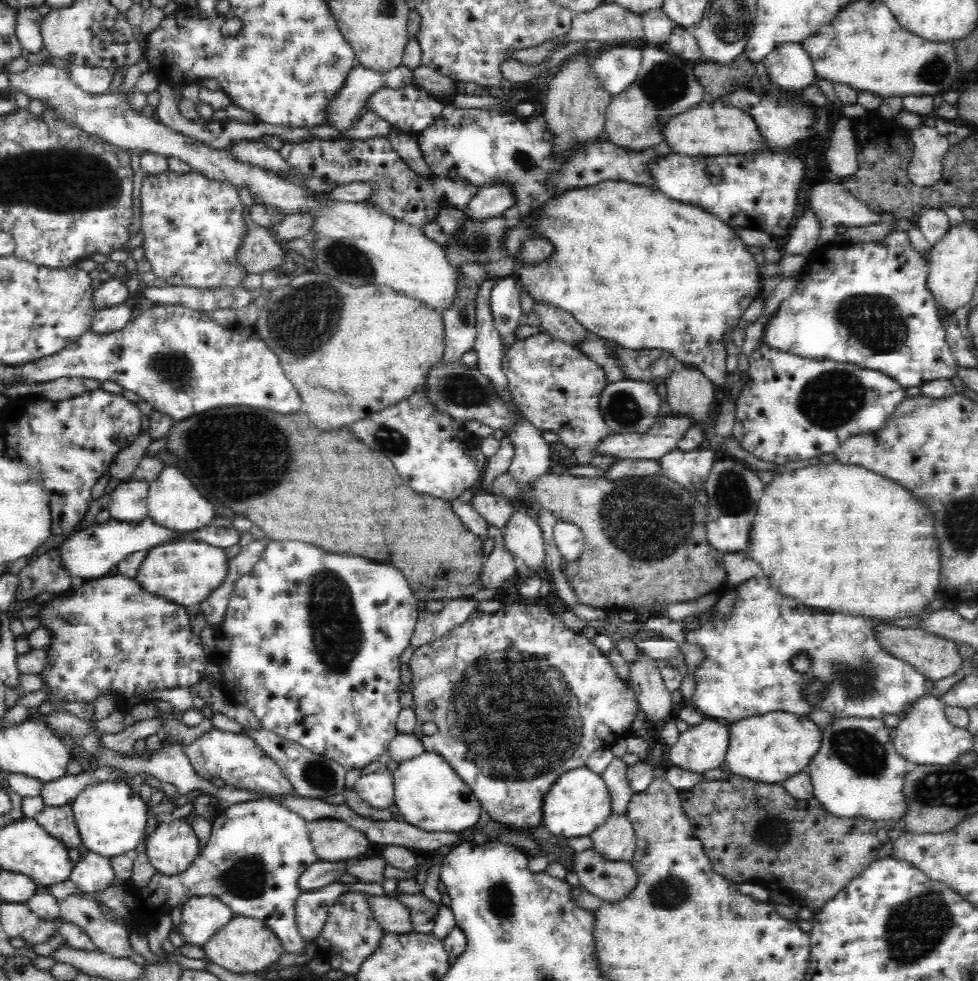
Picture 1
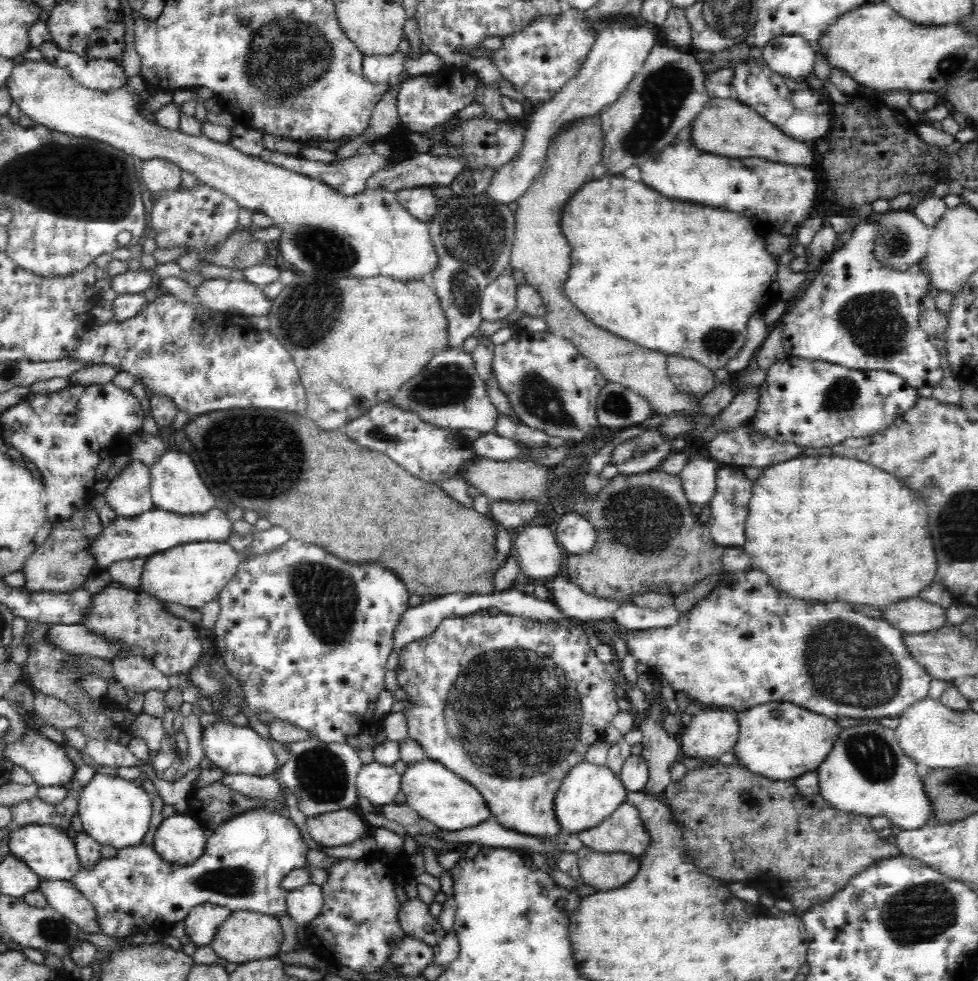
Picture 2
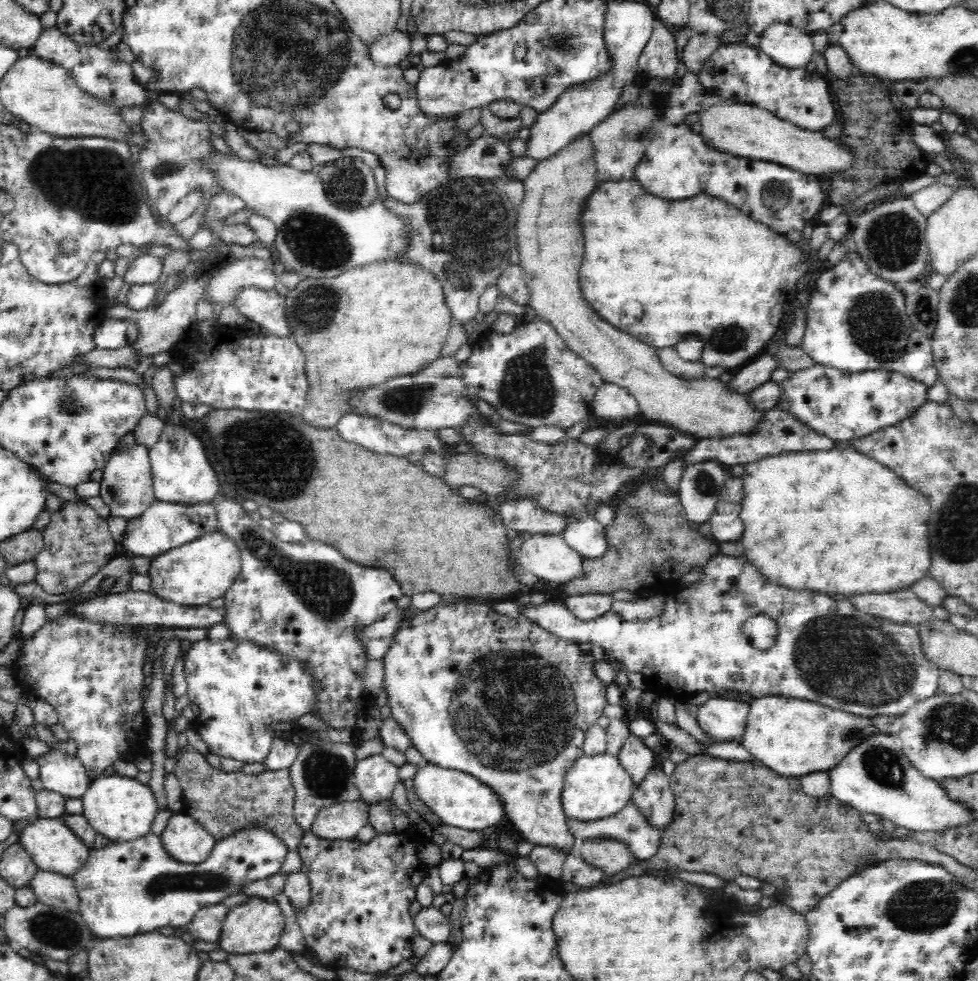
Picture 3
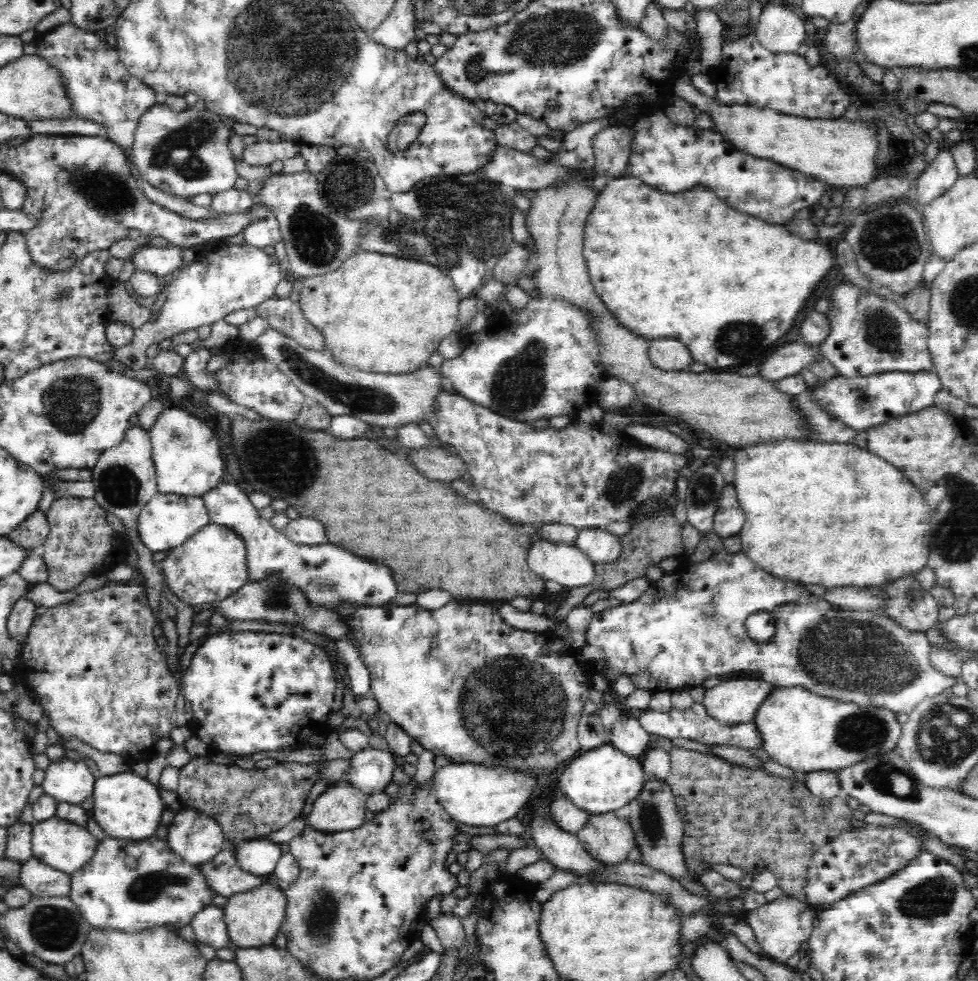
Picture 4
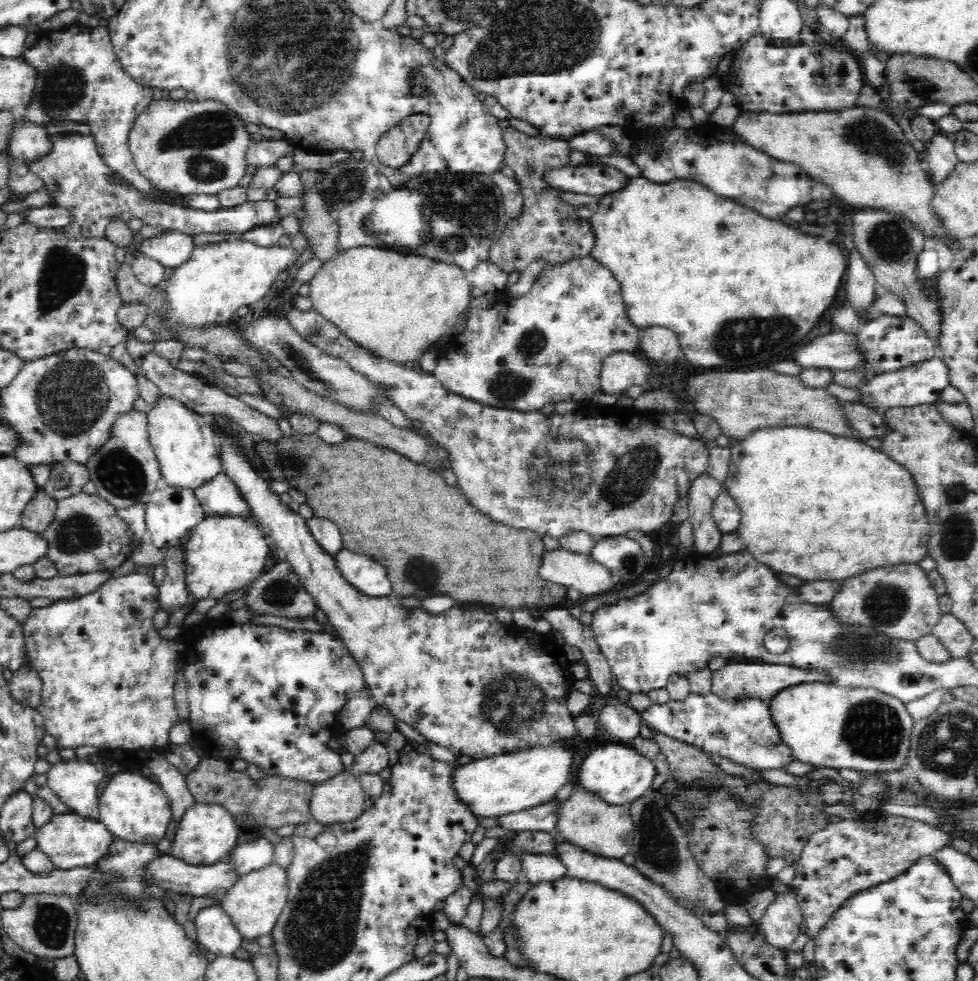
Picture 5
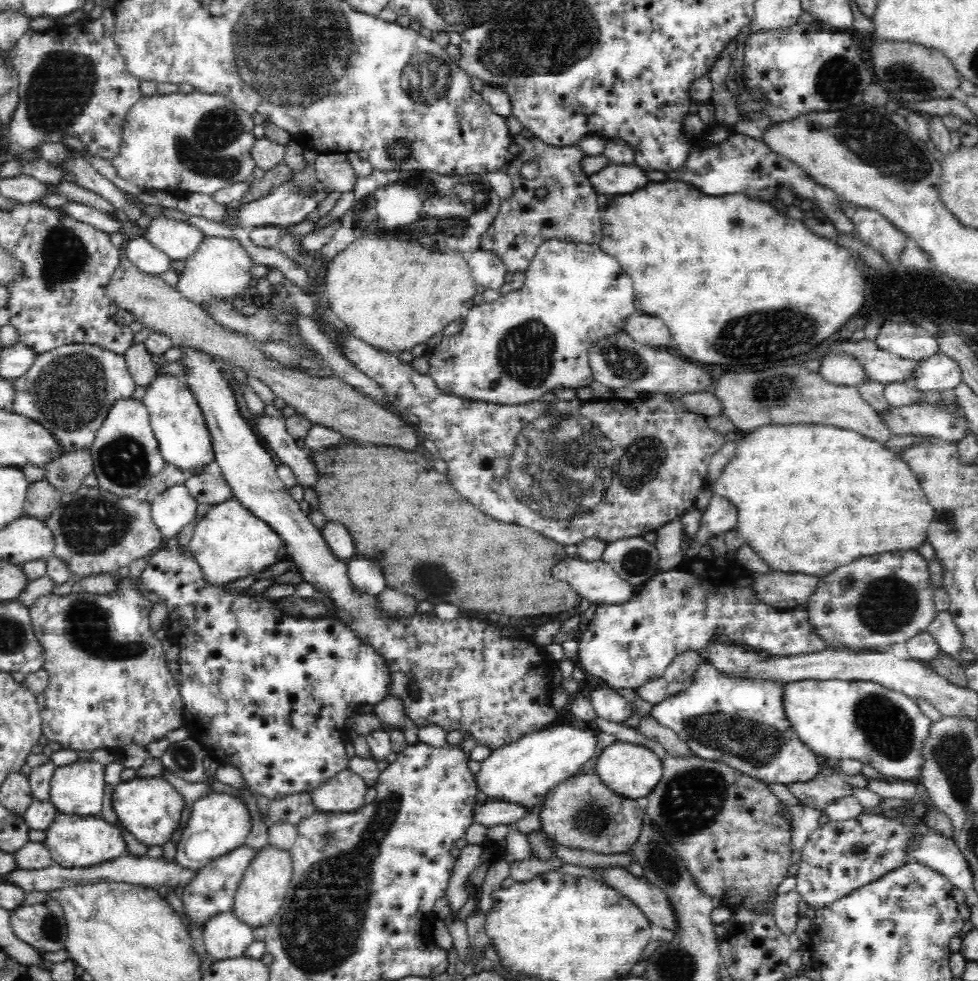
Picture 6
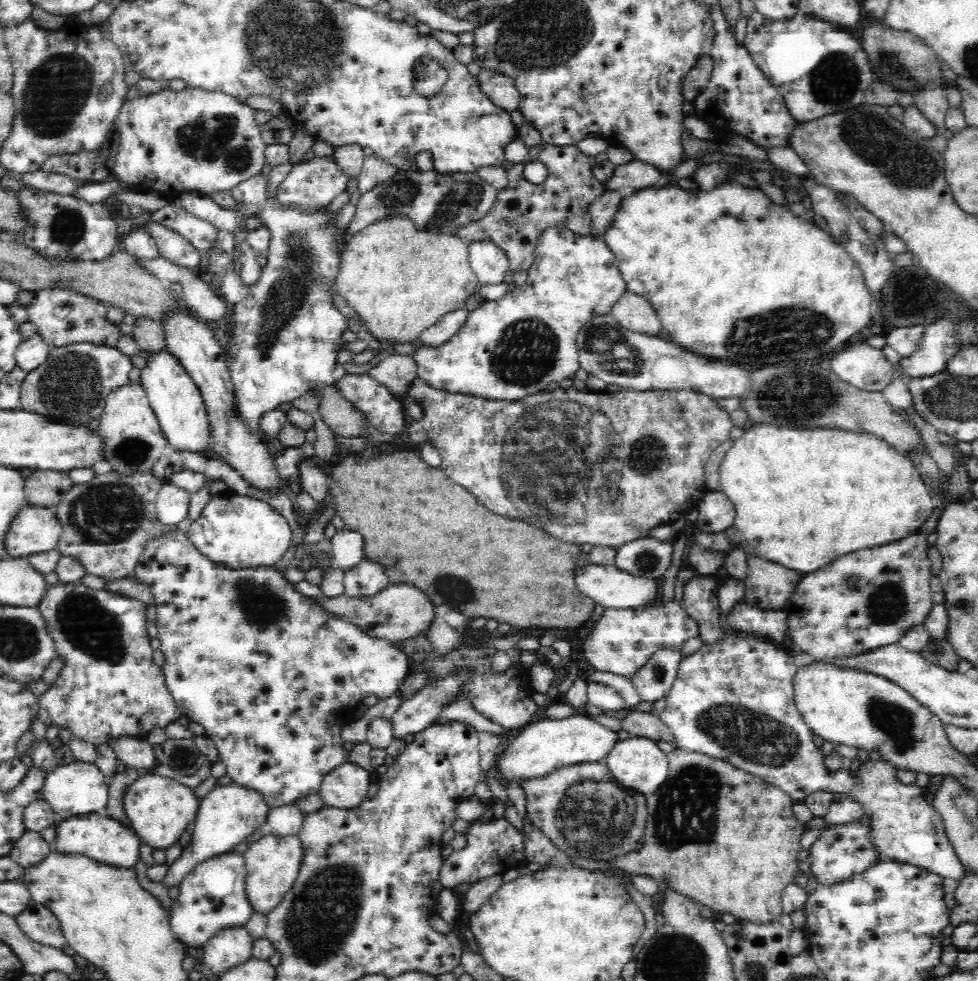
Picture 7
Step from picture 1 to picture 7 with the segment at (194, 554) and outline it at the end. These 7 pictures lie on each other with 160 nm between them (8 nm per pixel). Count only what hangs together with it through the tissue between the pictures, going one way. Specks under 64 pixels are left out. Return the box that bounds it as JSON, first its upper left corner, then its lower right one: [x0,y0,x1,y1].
[186,491,291,569]

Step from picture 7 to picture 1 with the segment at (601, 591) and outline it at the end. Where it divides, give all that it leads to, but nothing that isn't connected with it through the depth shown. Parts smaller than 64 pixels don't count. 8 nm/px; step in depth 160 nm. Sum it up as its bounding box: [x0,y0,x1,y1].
[502,510,544,570]

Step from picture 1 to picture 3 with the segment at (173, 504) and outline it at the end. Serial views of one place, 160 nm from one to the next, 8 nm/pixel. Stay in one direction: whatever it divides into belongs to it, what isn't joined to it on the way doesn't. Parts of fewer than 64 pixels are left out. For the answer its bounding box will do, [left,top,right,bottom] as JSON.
[149,424,218,505]

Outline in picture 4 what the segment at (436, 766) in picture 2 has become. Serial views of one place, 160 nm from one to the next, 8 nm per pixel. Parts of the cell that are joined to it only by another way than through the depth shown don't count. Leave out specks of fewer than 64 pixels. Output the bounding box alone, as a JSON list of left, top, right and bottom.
[432,764,536,826]

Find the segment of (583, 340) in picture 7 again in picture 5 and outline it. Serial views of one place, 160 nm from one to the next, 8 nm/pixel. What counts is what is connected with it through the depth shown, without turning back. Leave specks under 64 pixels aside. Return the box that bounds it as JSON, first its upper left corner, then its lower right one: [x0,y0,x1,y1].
[600,351,652,395]

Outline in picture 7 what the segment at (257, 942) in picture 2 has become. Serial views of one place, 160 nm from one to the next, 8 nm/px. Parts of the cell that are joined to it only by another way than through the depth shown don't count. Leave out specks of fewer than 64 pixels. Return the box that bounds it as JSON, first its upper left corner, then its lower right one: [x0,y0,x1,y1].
[243,831,302,915]

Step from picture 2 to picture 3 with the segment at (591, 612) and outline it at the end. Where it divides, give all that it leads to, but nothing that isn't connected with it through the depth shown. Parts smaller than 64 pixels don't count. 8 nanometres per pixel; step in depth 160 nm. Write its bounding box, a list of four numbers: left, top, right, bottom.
[563,594,612,622]

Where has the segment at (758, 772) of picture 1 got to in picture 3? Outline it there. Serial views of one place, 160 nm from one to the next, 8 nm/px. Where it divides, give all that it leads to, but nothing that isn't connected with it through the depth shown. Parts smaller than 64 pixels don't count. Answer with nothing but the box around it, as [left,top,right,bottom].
[740,696,874,777]

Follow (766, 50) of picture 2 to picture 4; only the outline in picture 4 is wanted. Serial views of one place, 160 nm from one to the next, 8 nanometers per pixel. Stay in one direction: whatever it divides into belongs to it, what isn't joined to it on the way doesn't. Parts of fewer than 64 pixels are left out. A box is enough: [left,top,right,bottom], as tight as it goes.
[755,3,806,53]

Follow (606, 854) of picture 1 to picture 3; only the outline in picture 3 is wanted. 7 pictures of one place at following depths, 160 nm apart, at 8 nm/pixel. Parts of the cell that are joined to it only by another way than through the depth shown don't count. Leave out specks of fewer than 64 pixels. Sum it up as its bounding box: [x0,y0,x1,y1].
[567,801,662,861]

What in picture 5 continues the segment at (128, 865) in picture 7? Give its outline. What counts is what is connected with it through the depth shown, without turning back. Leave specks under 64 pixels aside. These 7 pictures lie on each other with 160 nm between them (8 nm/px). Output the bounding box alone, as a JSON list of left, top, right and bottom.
[34,813,114,871]

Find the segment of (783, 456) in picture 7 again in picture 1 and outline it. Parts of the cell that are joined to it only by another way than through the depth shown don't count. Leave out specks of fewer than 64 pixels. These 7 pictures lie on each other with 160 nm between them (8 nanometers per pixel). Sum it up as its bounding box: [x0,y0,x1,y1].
[746,461,940,623]

